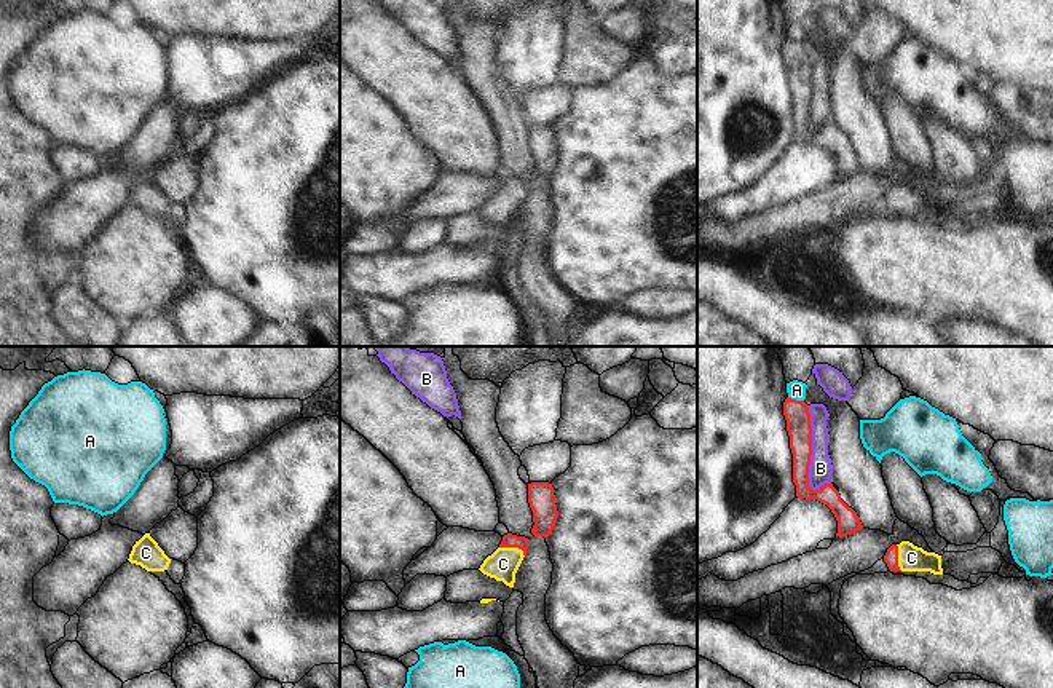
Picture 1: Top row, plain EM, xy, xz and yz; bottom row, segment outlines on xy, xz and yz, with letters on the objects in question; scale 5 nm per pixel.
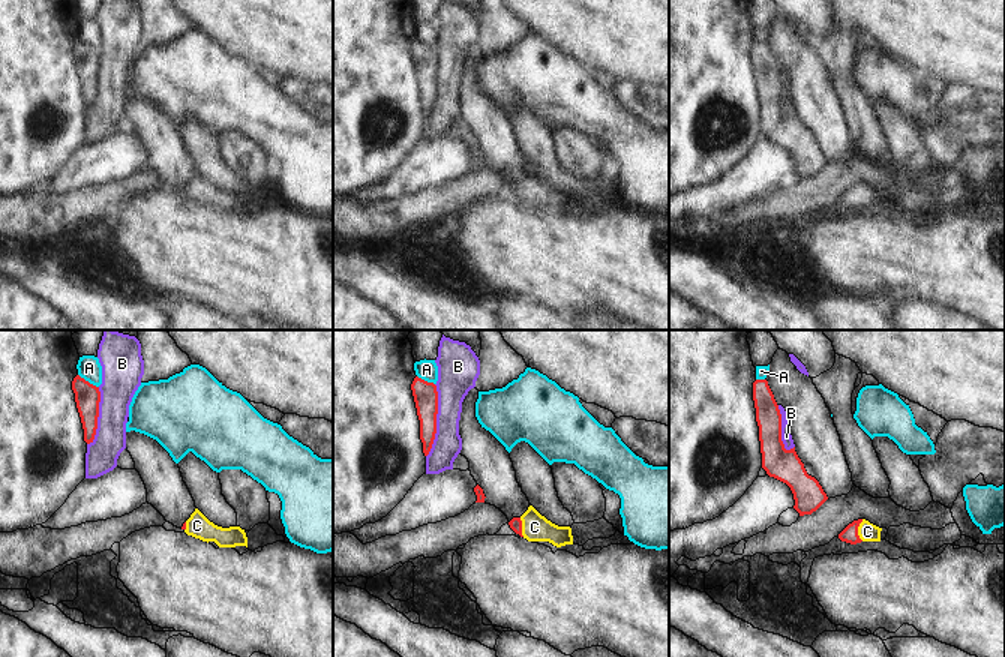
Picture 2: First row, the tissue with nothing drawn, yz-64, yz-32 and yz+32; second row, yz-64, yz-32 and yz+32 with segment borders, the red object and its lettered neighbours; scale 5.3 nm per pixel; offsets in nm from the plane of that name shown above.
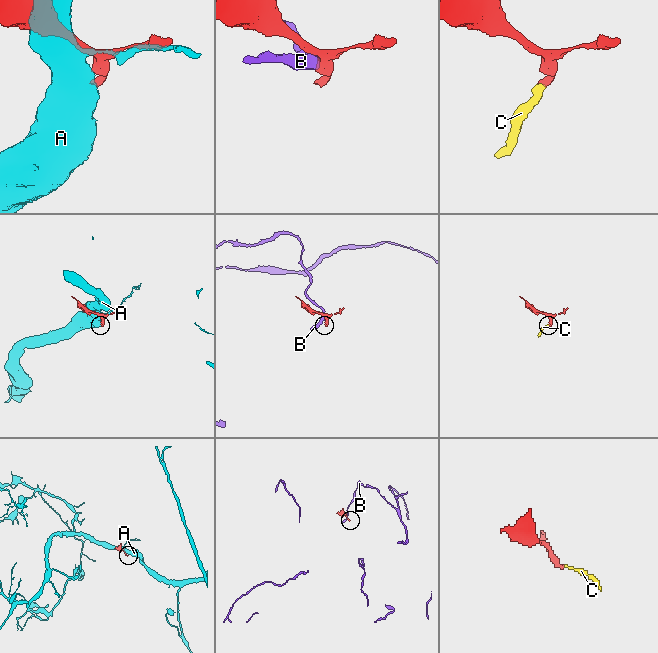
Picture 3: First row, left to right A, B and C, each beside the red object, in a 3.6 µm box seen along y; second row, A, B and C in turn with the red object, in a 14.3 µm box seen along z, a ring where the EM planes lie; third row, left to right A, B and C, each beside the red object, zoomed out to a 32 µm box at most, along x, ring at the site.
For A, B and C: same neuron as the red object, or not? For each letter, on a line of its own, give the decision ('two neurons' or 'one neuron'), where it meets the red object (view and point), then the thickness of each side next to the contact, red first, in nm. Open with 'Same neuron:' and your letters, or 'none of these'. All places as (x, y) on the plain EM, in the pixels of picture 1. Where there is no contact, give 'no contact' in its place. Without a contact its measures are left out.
Same neuron: C
A: two neurons; contact yz (795, 42); calibres 130 and 100 nm
B: two neurons; contact yz (811, 93); calibres 130 and 120 nm
C: one neuron; contact xz (514, 189); calibres 70 and 160 nm

